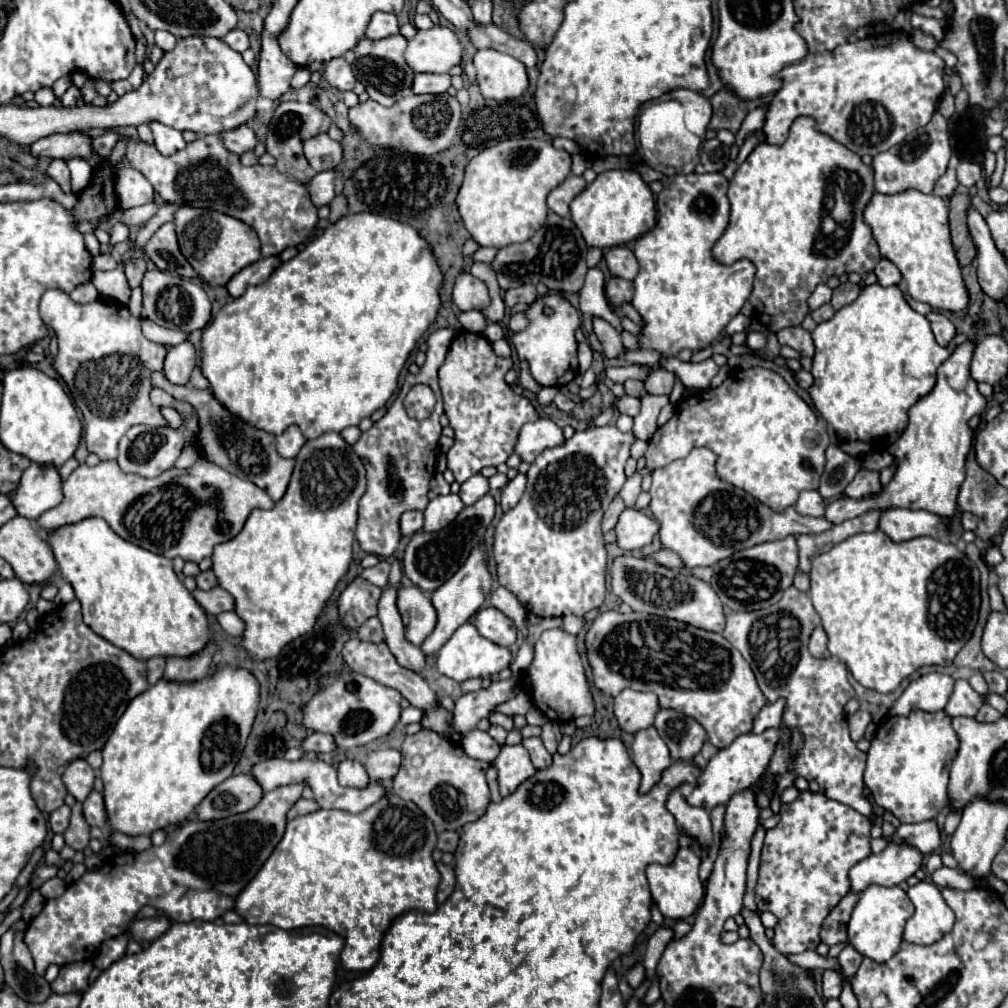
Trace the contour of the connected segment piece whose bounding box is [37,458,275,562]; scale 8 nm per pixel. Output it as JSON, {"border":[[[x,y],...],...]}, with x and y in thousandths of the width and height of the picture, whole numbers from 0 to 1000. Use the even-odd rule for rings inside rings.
{"border":[[[197,454],[189,464],[186,466],[178,466],[178,464],[168,464],[164,466],[164,470],[158,470],[156,474],[136,474],[136,470],[124,470],[114,456],[106,456],[106,458],[98,458],[96,462],[86,462],[80,460],[78,464],[72,466],[72,470],[63,478],[63,498],[51,506],[47,506],[45,510],[41,510],[37,514],[37,520],[45,526],[51,528],[59,522],[64,520],[74,520],[82,514],[88,512],[98,512],[102,516],[106,516],[106,520],[126,538],[136,538],[136,542],[150,546],[154,550],[160,550],[164,554],[174,554],[180,552],[184,558],[199,558],[201,554],[211,550],[211,544],[219,538],[229,536],[231,532],[235,532],[245,516],[245,512],[249,510],[251,504],[271,504],[271,496],[267,494],[267,490],[263,486],[259,486],[257,482],[253,482],[247,476],[239,476],[233,470],[227,470],[225,466],[217,464],[215,460]],[[184,486],[188,486],[188,490],[193,494],[193,504],[186,510],[184,516]]]}

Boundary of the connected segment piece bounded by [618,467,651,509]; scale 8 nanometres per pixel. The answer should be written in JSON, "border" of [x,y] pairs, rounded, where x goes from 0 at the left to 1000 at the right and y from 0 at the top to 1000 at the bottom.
{"border":[[[638,464],[631,469],[629,473],[625,473],[621,476],[618,484],[613,489],[613,492],[621,498],[620,501],[624,504],[630,504],[631,496],[636,489],[636,479],[639,472],[645,470],[646,467],[643,464]]]}

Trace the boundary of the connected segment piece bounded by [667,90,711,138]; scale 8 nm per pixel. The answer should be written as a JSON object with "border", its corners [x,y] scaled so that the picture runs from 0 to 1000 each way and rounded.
{"border":[[[668,89],[662,93],[662,97],[668,97],[680,105],[680,119],[682,119],[684,129],[688,129],[688,133],[699,137],[699,129],[705,119],[703,99],[688,89]]]}

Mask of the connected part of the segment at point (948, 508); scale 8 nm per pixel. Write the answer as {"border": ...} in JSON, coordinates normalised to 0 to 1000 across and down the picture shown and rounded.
{"border":[[[959,335],[955,341],[947,343],[939,359],[930,367],[928,385],[918,391],[904,407],[902,421],[892,437],[882,444],[890,454],[888,474],[876,484],[872,492],[860,492],[856,496],[844,496],[834,492],[820,502],[818,516],[824,520],[834,520],[842,514],[854,512],[864,504],[910,504],[932,512],[943,514],[949,506],[949,488],[957,476],[957,454],[965,440],[965,427],[961,423],[963,413],[973,411],[979,403],[977,393],[969,387],[969,379],[961,371],[961,361],[965,355],[969,335]]]}

